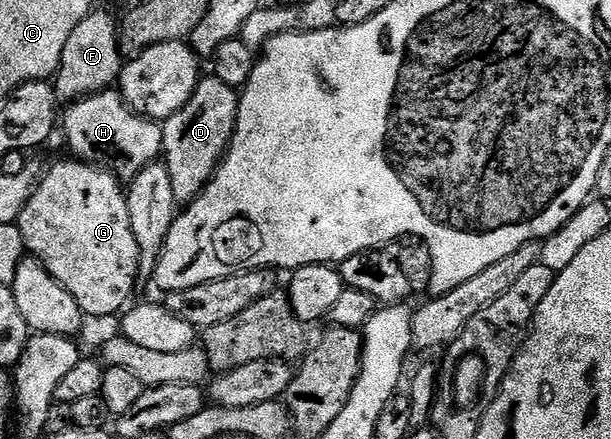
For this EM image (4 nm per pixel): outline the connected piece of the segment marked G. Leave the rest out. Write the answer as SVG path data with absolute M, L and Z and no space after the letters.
M83 158L71 159L58 161L39 181L20 215L20 231L24 234L27 251L43 261L56 280L74 294L85 314L89 317L120 314L129 307L128 299L136 292L136 279L142 269L141 250L130 218L128 193L125 185L120 185L123 184L121 177L107 167Z

